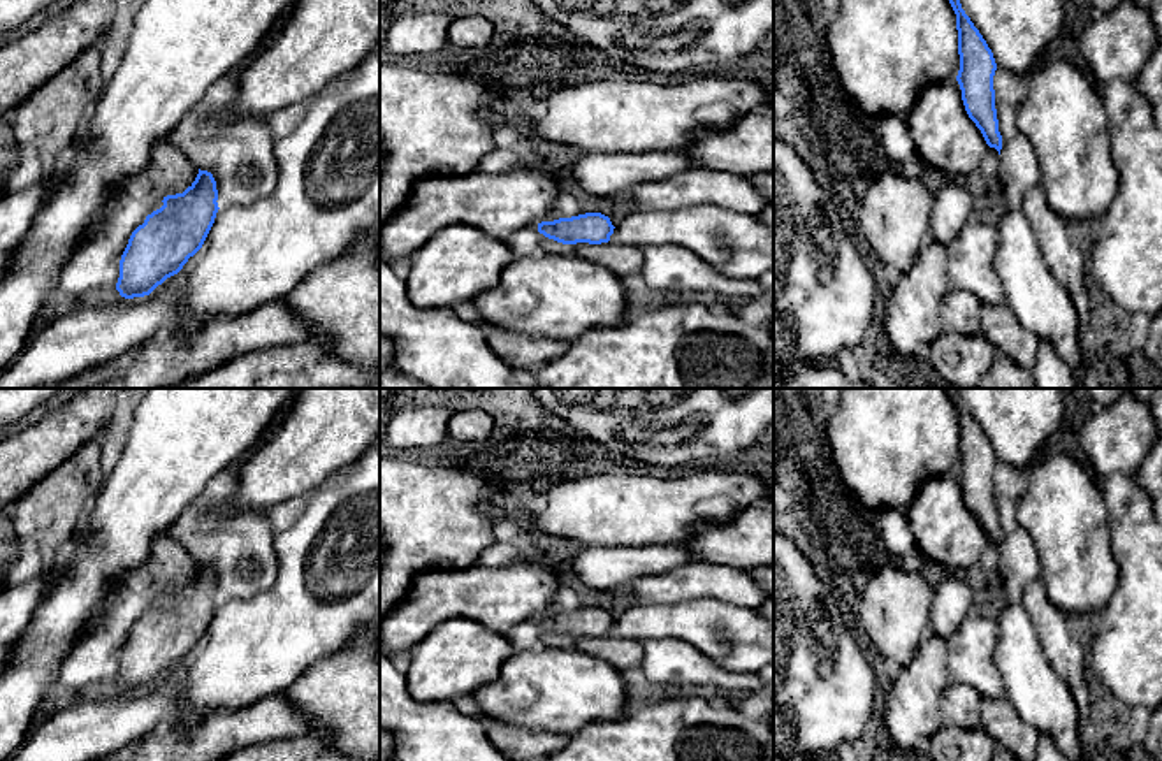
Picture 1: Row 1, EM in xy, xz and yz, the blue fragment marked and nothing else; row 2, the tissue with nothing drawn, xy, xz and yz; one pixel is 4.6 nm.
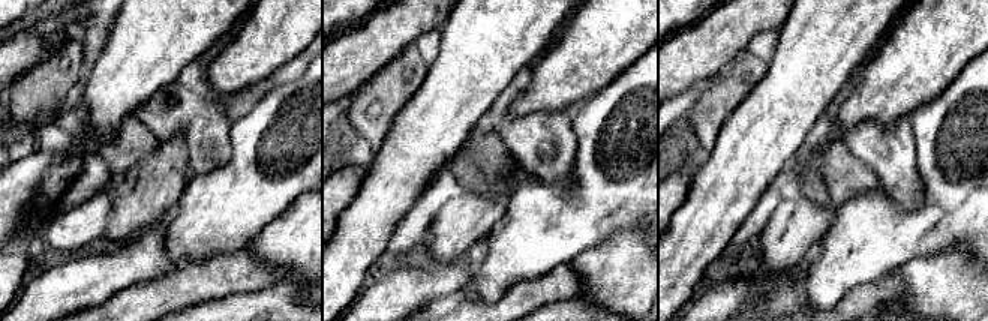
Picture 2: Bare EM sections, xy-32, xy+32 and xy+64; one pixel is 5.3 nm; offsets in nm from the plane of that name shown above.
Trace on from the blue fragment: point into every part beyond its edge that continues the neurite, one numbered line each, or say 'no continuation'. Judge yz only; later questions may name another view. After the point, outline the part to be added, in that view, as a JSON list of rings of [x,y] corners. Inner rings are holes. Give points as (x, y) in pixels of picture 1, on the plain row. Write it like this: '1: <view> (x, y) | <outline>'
no continuation

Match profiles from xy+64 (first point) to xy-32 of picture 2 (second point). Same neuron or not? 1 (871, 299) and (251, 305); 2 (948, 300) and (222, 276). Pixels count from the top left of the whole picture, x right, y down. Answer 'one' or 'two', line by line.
1: two
2: two

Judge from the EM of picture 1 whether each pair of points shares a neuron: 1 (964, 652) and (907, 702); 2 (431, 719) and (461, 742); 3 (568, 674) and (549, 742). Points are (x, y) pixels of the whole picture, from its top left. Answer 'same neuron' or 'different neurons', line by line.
1: different neurons
2: same neuron
3: different neurons

